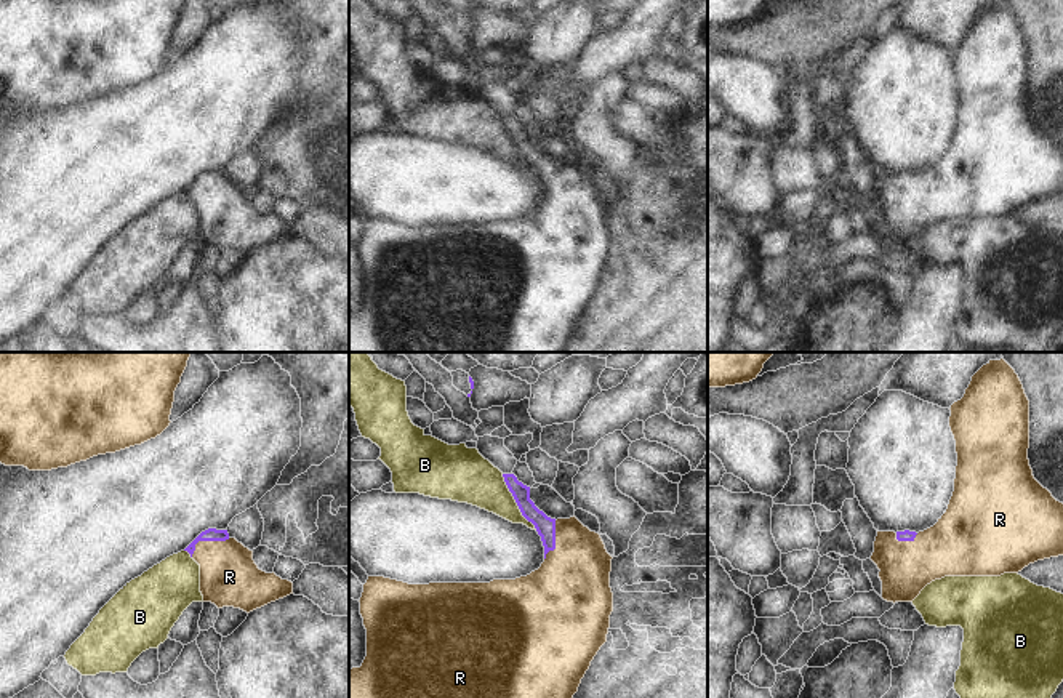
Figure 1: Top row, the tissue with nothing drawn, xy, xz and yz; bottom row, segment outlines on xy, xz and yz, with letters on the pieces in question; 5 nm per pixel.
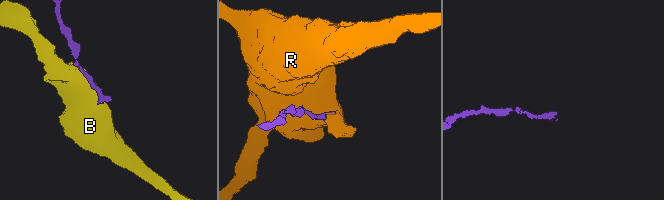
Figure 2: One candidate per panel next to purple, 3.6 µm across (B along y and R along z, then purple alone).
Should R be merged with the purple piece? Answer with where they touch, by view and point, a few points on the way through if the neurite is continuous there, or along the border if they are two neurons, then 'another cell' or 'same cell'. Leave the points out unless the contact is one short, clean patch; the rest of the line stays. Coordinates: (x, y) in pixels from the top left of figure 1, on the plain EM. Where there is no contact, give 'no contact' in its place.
contact xy (207, 181); way xy (212, 175), (207, 181), (224, 204), (229, 218); same cell

